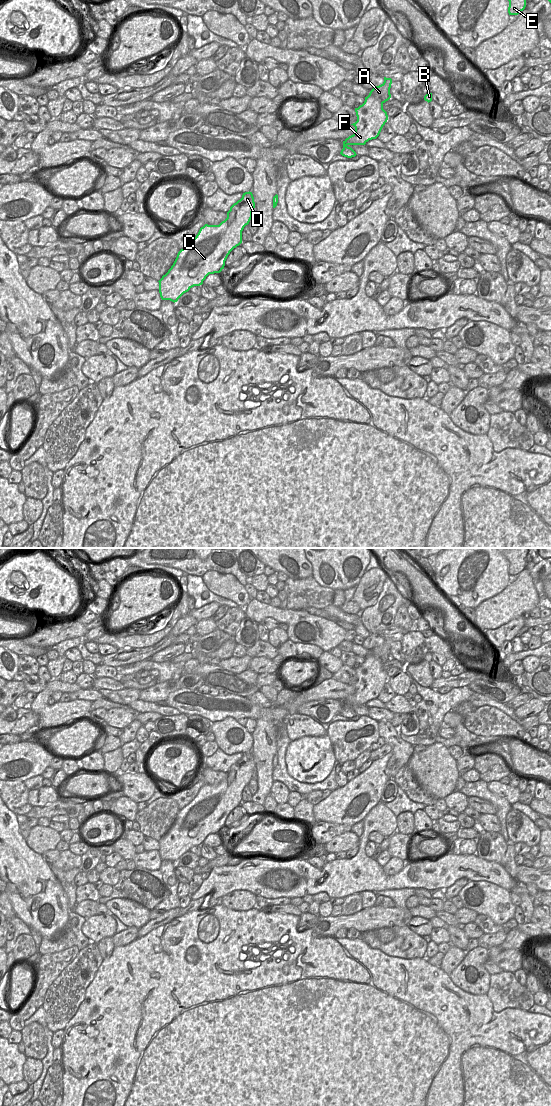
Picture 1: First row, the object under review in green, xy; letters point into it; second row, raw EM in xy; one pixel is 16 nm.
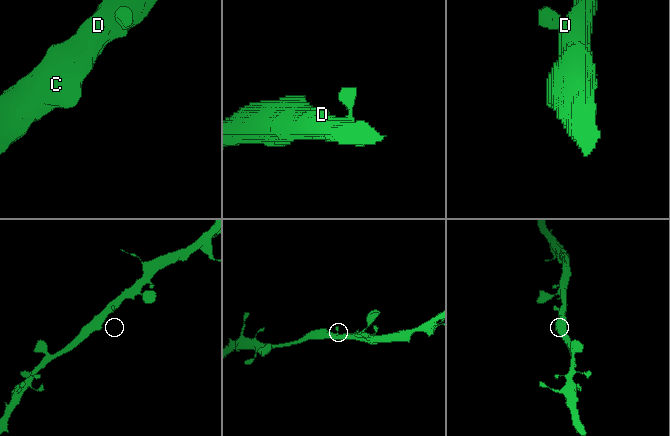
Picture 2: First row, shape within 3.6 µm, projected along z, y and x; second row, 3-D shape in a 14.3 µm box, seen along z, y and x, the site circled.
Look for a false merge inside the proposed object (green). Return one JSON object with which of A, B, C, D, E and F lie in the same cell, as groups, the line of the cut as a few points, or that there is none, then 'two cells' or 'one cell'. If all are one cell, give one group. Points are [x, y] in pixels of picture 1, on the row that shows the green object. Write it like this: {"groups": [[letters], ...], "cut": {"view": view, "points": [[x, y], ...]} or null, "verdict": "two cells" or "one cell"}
{"groups": [["A", "B", "C", "D", "E", "F"]], "cut": null, "verdict": "one cell"}

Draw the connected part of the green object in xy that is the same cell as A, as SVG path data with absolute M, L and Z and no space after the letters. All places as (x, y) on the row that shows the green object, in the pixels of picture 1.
M384 77L384 82L374 87L365 101L355 108L357 121L351 125L355 127L355 133L343 141L343 149L340 154L347 158L355 157L356 152L351 145L365 145L369 140L376 139L388 120L387 112L383 104L391 98L391 78Z

